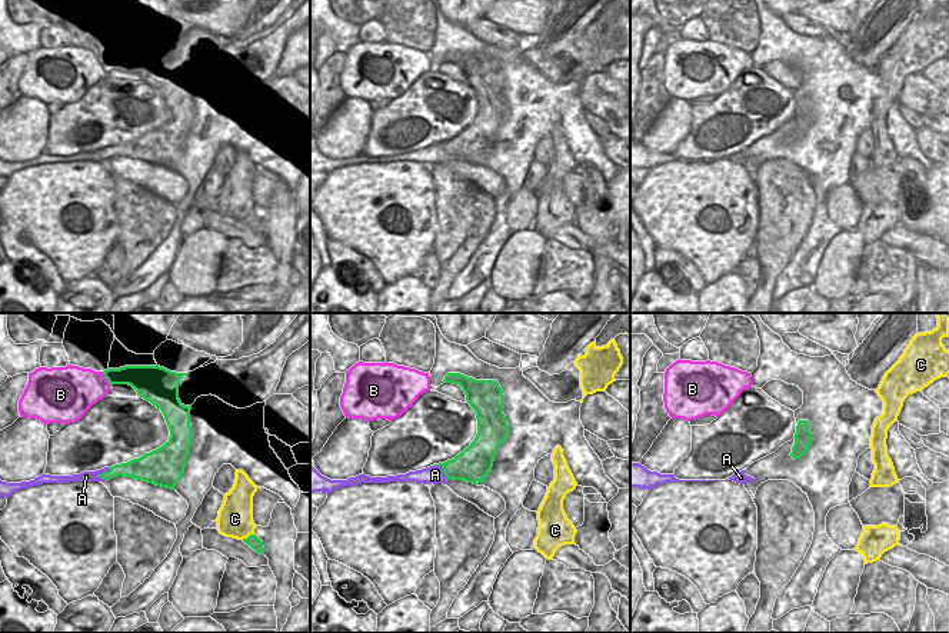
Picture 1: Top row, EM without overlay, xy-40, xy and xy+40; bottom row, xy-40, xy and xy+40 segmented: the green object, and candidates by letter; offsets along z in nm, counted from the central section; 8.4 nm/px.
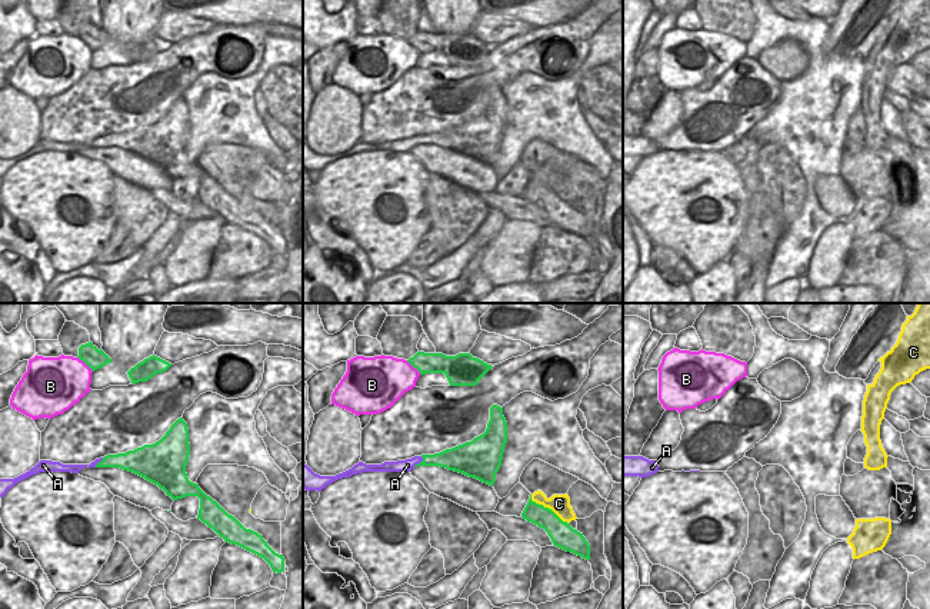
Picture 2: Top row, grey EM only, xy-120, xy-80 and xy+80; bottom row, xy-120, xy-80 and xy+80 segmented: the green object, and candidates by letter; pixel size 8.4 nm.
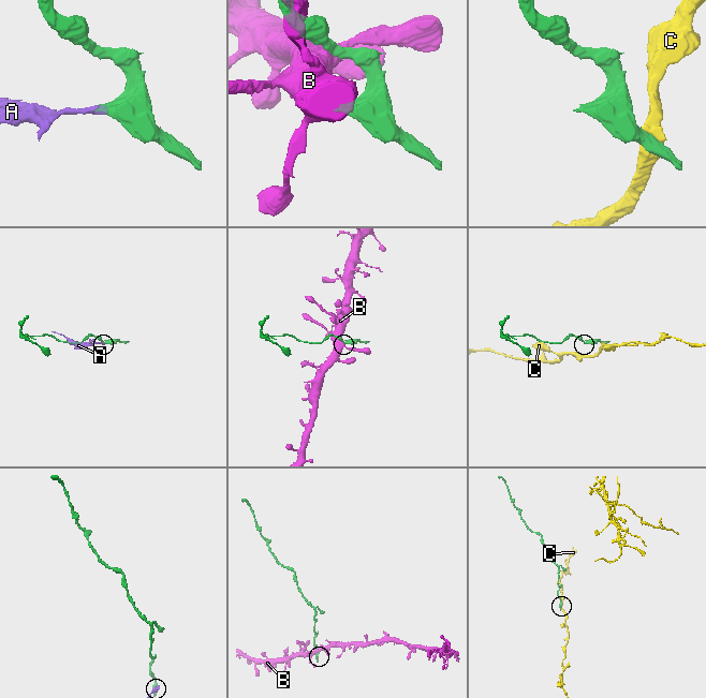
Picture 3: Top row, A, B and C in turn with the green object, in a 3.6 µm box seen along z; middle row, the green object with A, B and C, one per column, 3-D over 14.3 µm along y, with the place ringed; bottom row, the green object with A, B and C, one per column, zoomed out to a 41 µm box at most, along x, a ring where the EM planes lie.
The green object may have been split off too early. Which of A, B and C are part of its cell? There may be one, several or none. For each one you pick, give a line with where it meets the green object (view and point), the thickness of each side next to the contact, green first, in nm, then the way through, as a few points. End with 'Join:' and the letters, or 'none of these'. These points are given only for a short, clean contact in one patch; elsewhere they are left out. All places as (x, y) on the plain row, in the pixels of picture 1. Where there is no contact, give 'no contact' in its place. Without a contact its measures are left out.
Join: none of these

